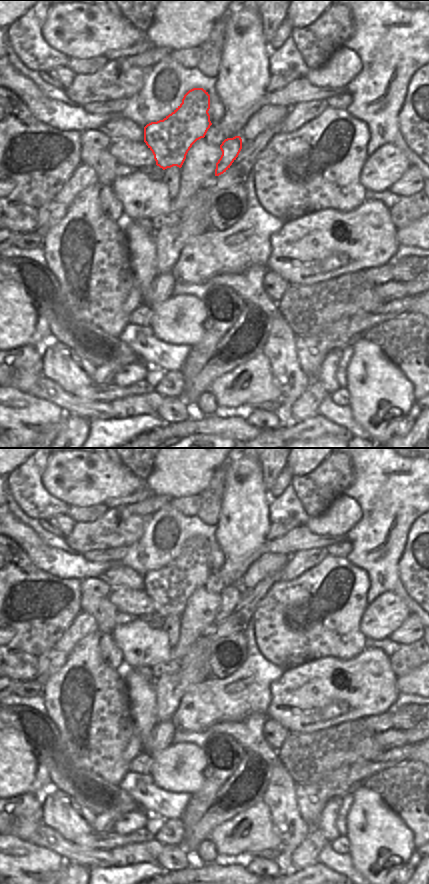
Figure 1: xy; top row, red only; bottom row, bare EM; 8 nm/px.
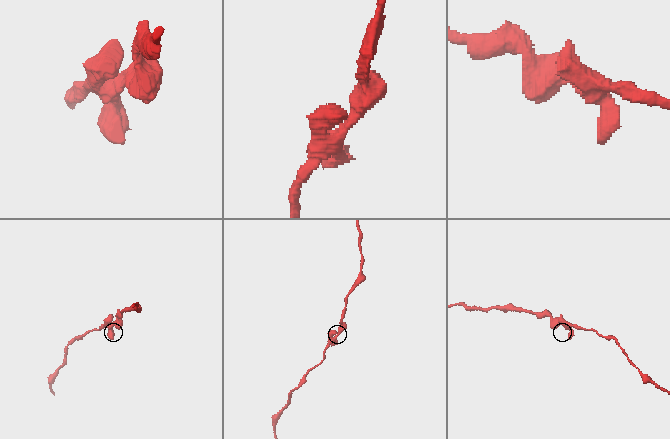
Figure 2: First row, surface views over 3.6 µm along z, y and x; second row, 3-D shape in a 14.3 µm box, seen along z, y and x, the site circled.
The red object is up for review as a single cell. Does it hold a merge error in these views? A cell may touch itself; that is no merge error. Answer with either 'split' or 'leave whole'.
leave whole

